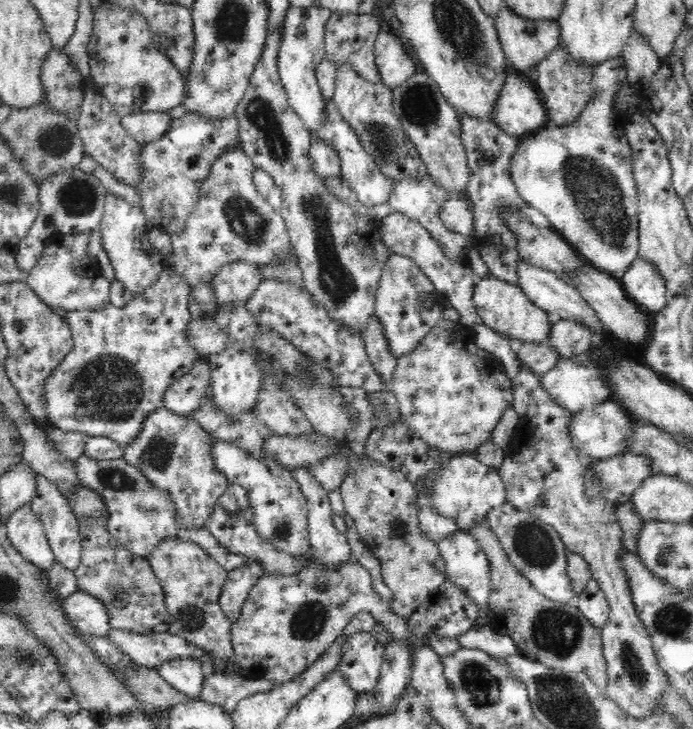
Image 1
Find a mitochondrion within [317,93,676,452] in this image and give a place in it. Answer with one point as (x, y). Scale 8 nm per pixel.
(596, 190)

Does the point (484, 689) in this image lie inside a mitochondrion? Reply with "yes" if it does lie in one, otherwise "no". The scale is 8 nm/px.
yes

